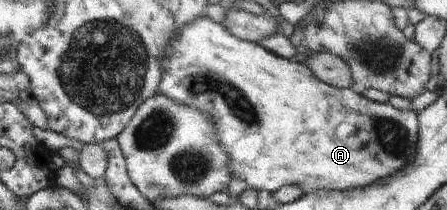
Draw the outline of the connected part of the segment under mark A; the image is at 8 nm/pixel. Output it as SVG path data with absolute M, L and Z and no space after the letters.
M208 17L197 18L184 26L178 32L178 38L172 40L172 44L168 46L168 50L162 56L162 68L164 68L164 76L160 93L166 94L170 100L176 100L178 104L188 104L192 108L198 108L206 114L210 114L210 118L216 124L218 130L218 140L224 146L224 150L228 152L230 158L230 168L232 168L232 176L238 180L244 180L247 186L252 190L266 190L270 194L278 192L280 188L288 185L300 186L305 193L311 193L320 189L347 191L348 189L364 188L376 184L380 180L384 180L387 176L398 172L400 168L404 168L404 164L414 160L414 152L416 152L416 140L419 139L418 113L412 109L403 110L396 109L389 103L379 103L372 101L366 94L357 93L353 88L338 88L319 80L319 77L312 72L312 69L304 62L299 63L292 59L278 56L276 53L270 52L264 45L256 42L245 41L230 32L222 23L216 23Z

